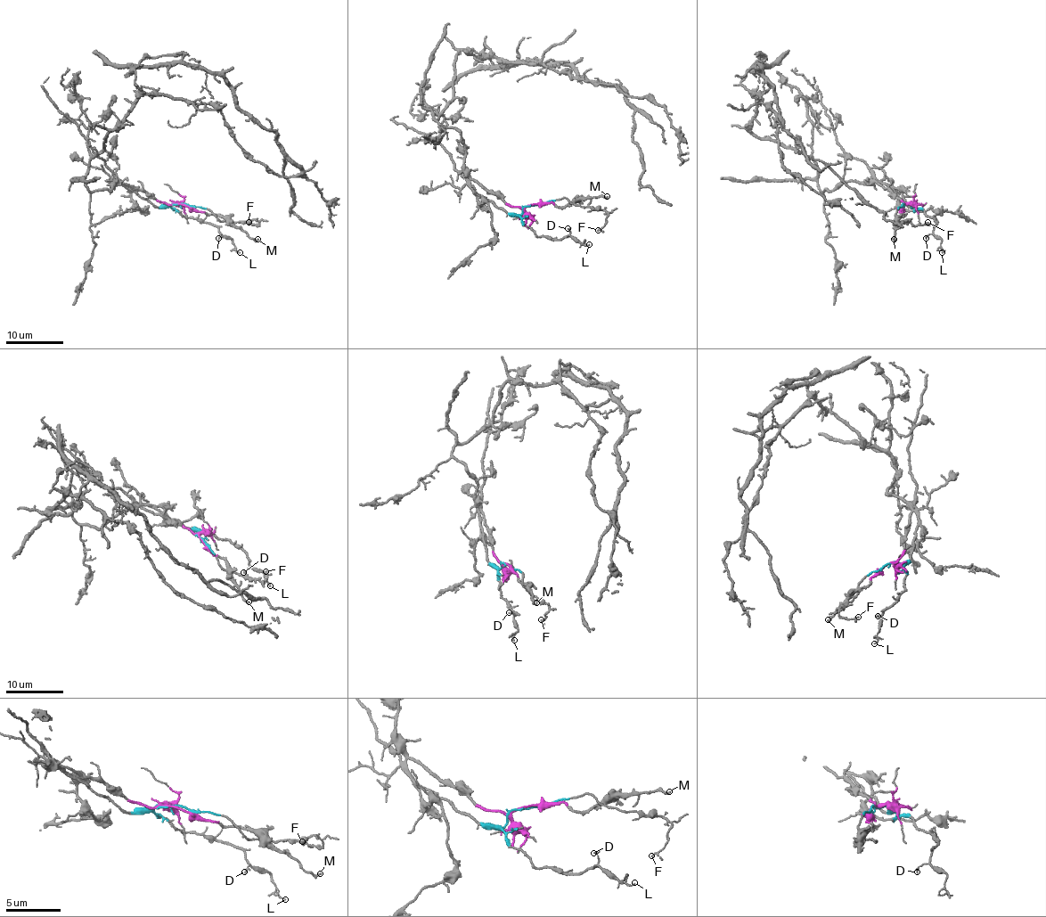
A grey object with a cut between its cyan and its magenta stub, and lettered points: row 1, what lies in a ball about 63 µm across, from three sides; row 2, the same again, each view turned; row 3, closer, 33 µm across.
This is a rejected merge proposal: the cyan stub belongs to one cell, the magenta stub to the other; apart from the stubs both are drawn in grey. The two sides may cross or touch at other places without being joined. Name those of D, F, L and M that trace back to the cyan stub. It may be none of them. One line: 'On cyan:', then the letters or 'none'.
On cyan: D, F, L

